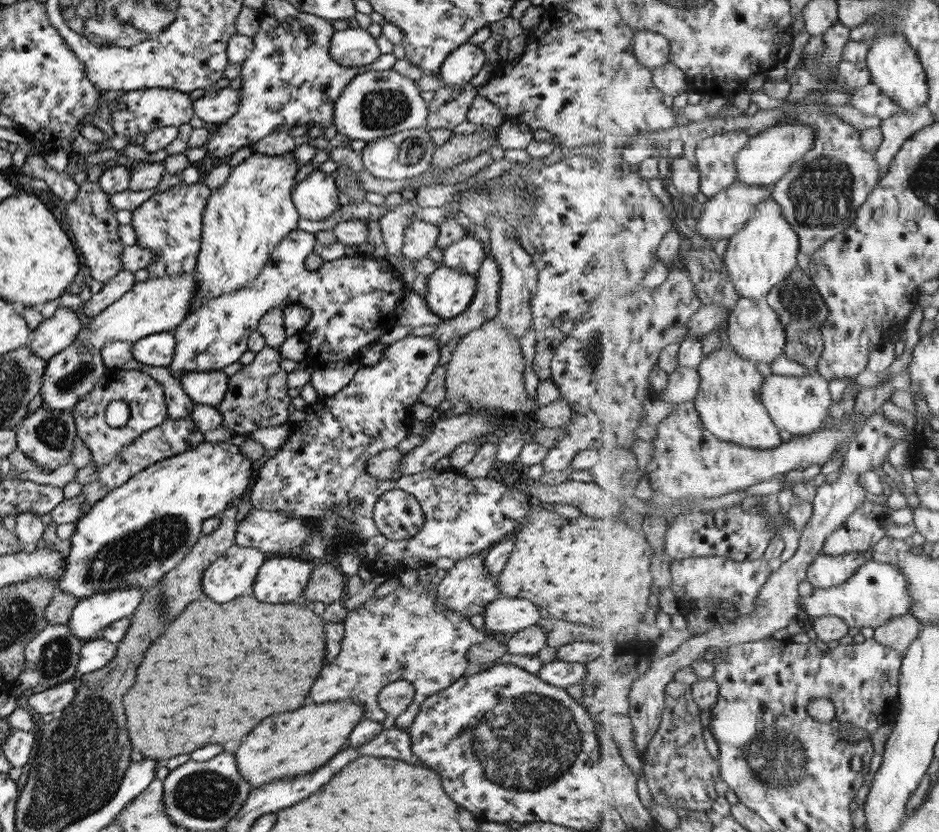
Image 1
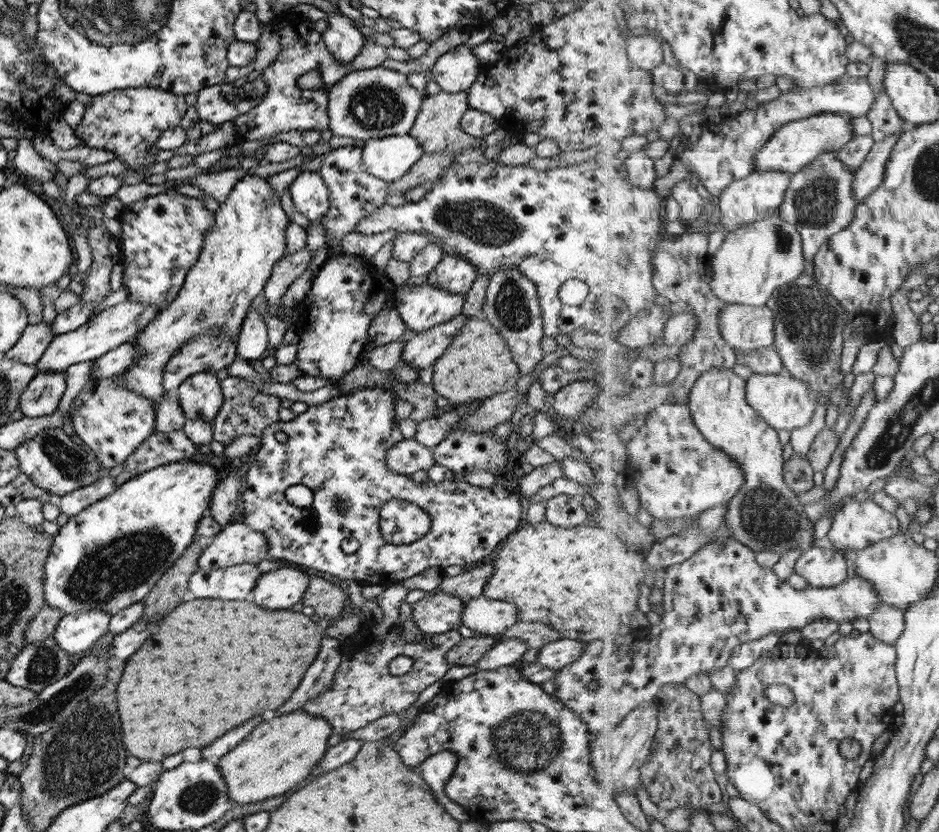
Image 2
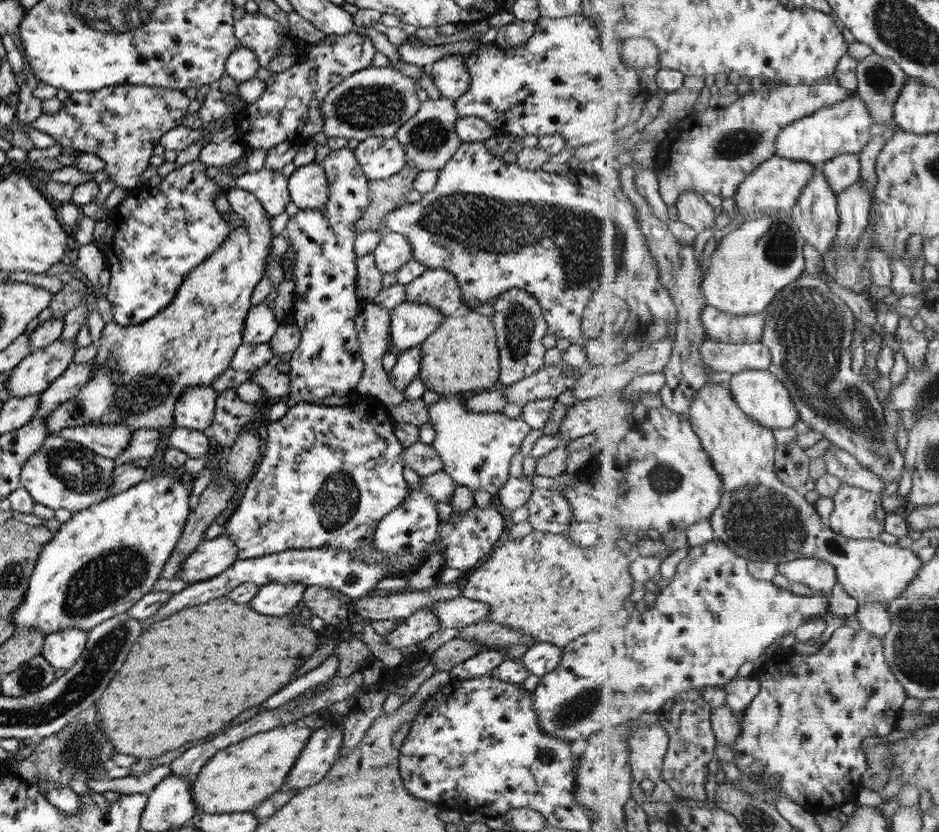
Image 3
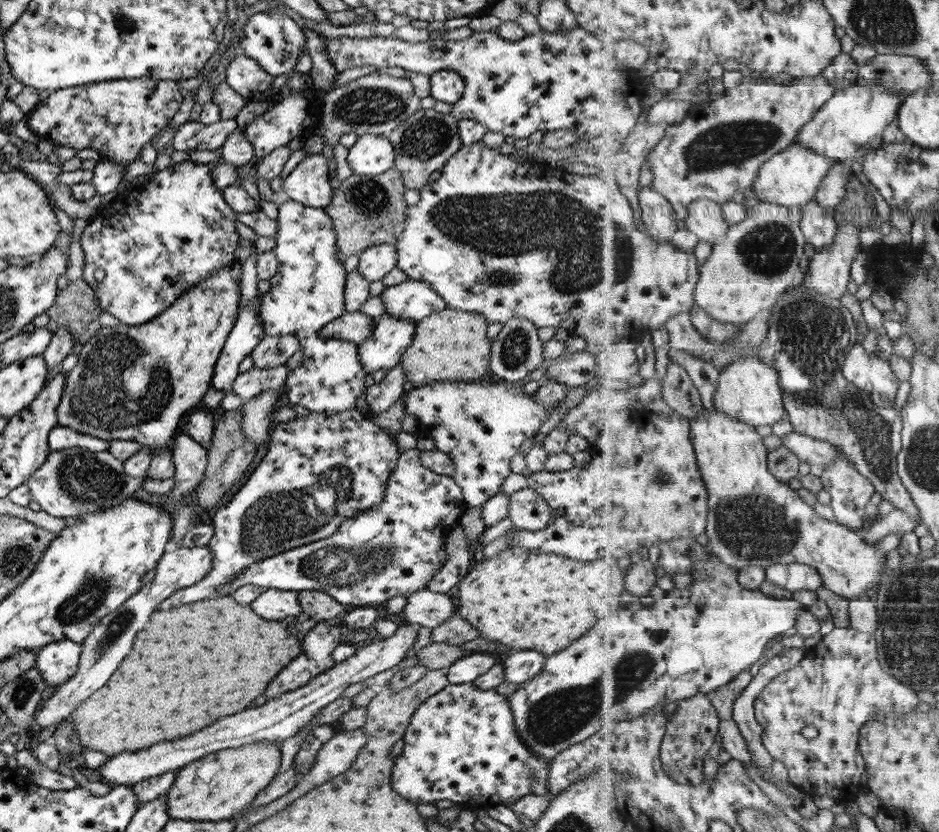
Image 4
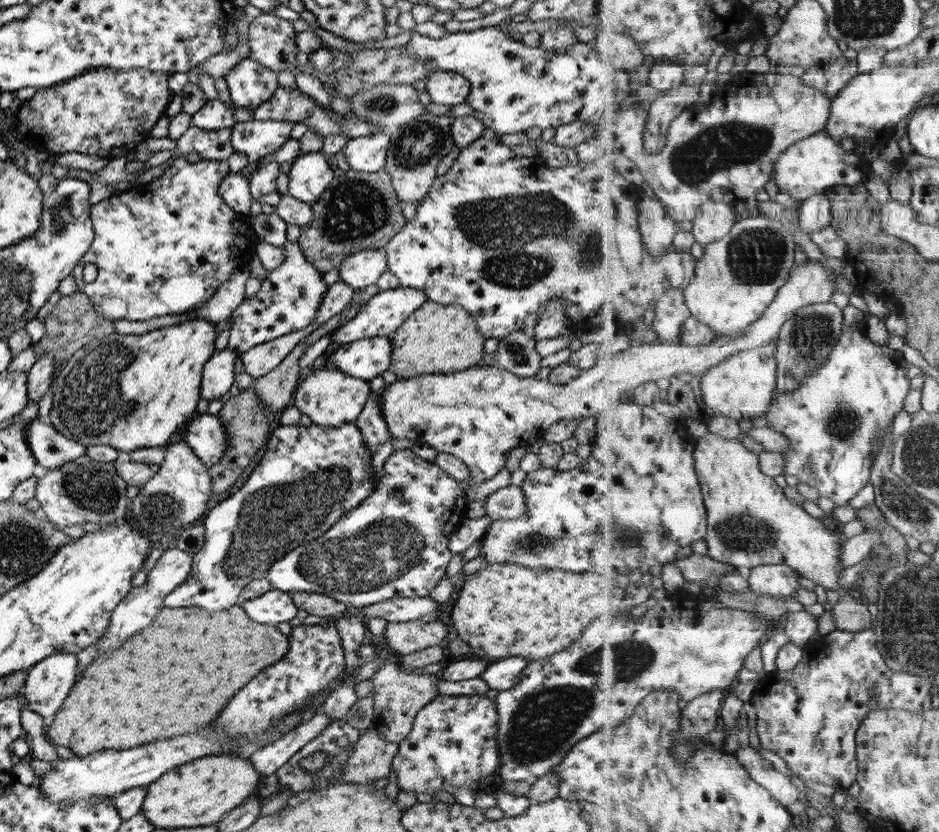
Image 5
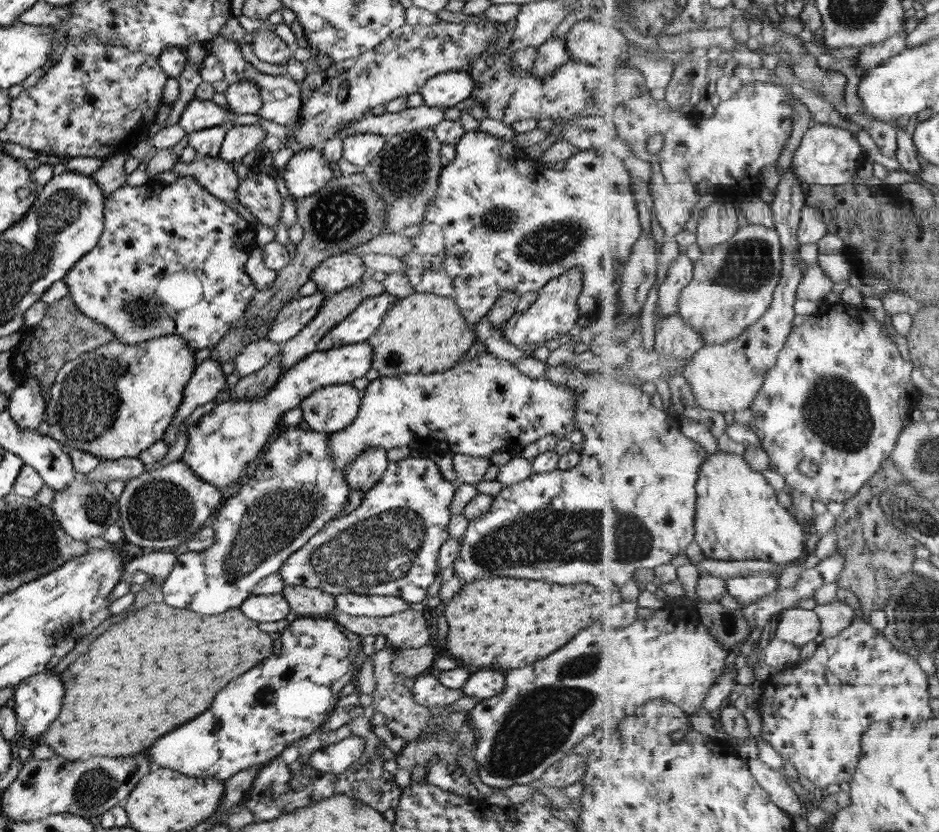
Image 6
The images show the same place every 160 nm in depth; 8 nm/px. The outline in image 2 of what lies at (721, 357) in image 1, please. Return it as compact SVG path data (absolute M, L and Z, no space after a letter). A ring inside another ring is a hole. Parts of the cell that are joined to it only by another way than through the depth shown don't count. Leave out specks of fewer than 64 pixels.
M714 368L697 379L688 404L702 435L736 460L746 474L746 483L727 504L726 526L755 553L774 551L785 556L791 550L808 551L815 542L816 522L809 520L804 504L786 483L783 444L777 429L747 402L747 385L731 368Z

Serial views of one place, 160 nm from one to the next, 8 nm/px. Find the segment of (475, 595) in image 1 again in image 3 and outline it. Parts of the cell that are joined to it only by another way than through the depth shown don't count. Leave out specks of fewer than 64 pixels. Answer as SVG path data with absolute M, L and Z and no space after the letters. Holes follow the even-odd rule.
M423 608L415 611L390 632L384 634L382 640L397 650L411 644L417 645L440 628L438 622L431 609Z

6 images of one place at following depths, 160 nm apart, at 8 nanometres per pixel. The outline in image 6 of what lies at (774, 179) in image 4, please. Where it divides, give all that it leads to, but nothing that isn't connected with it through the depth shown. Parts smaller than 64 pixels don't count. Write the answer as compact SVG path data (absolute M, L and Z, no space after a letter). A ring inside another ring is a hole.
M816 124L804 134L793 156L793 166L802 182L811 185L834 185L856 182L857 169L864 162L864 150L851 130Z

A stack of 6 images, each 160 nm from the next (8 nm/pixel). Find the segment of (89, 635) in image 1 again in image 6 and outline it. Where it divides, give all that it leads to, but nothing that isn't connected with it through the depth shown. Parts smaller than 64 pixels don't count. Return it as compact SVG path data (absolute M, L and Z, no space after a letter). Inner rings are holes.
M51 670L27 677L16 685L12 694L16 723L22 726L22 736L31 740L45 732L59 712L63 684Z

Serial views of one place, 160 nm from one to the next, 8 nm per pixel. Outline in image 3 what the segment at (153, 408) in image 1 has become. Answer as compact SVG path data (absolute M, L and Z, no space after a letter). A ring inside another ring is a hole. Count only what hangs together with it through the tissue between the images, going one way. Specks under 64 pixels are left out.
M89 424L79 425L72 429L63 428L57 435L65 440L69 440L71 443L90 448L93 452L105 458L114 459L127 446L132 432L133 430L126 424Z

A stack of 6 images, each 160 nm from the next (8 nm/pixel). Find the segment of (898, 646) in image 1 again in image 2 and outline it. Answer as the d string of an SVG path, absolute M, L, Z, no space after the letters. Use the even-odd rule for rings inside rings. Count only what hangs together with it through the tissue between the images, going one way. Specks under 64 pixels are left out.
M883 603L879 610L868 618L869 630L883 642L894 645L903 634L905 627L905 612L891 604Z

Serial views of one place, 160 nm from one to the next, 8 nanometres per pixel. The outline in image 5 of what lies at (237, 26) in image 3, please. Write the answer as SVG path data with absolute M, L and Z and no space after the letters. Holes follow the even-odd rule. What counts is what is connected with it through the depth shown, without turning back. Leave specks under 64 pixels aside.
M261 11L261 15L248 25L250 60L276 73L283 70L293 72L298 67L295 60L298 50L294 43L296 32L289 20Z

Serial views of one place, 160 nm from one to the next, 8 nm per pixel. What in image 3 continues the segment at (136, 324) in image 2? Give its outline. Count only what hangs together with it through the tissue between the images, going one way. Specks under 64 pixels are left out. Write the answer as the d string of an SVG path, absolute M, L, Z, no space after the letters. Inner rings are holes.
M75 338L69 342L58 339L47 347L31 350L8 371L4 382L8 396L21 398L43 392L69 365L74 343Z

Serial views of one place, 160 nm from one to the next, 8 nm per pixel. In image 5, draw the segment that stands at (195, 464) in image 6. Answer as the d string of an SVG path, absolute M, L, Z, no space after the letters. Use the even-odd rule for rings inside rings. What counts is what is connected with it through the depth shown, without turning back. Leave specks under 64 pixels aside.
M372 336L328 350L315 367L336 366L347 376L369 381L388 370L391 341L388 336ZM209 413L191 418L184 441L207 468L220 459L228 446L228 438L220 418Z

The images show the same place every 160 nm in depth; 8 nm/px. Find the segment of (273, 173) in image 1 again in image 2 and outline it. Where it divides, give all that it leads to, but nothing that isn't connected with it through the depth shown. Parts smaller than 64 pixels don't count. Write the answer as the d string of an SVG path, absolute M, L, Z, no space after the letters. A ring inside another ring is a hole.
M245 174L237 179L227 199L213 212L213 218L211 228L204 234L199 256L187 271L175 298L131 340L127 340L140 352L138 361L120 375L118 373L116 380L124 384L126 390L148 398L155 408L165 391L162 386L164 364L173 353L212 326L218 326L222 336L236 341L248 307L262 292L273 264L285 252L284 230L291 221L281 209L279 197L264 178Z

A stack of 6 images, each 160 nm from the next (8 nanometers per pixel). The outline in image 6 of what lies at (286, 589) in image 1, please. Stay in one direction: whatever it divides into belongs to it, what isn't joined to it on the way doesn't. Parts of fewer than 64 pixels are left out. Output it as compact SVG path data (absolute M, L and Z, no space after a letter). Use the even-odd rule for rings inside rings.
M280 592L267 595L251 594L238 608L245 618L249 618L255 624L277 622L285 619L285 616L291 612Z

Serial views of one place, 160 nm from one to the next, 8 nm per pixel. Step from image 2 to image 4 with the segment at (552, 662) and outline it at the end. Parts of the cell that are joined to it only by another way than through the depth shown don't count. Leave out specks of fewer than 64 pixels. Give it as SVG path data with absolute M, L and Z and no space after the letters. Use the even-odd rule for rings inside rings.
M512 650L502 662L503 681L519 686L530 680L543 668L545 657L546 655L534 650Z

